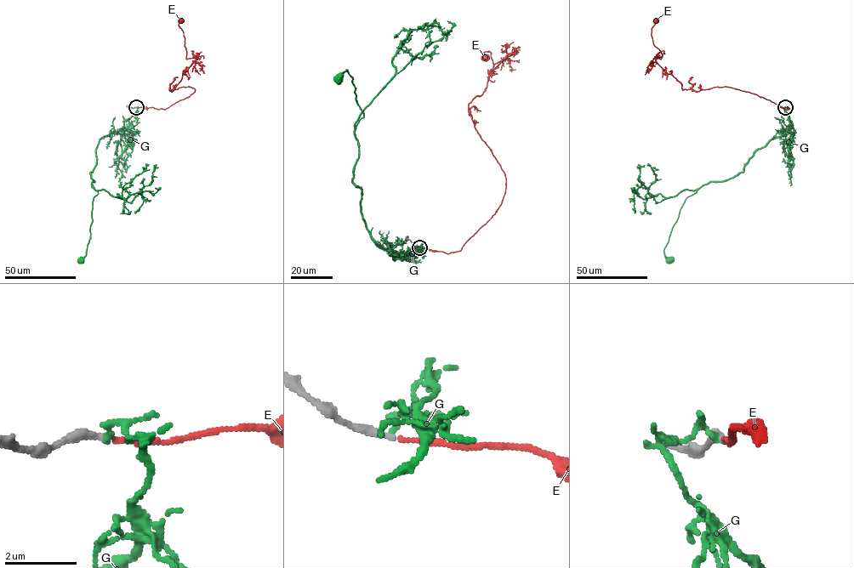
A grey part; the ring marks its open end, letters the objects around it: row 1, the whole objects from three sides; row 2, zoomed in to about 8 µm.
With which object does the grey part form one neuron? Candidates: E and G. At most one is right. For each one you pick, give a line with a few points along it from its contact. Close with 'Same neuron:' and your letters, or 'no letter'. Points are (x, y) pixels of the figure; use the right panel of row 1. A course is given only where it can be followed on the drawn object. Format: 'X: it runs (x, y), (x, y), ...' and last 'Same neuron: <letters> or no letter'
E: it runs (786, 107), (731, 88), (683, 89), (655, 60), (662, 54), (651, 35), (655, 20)
Same neuron: E

